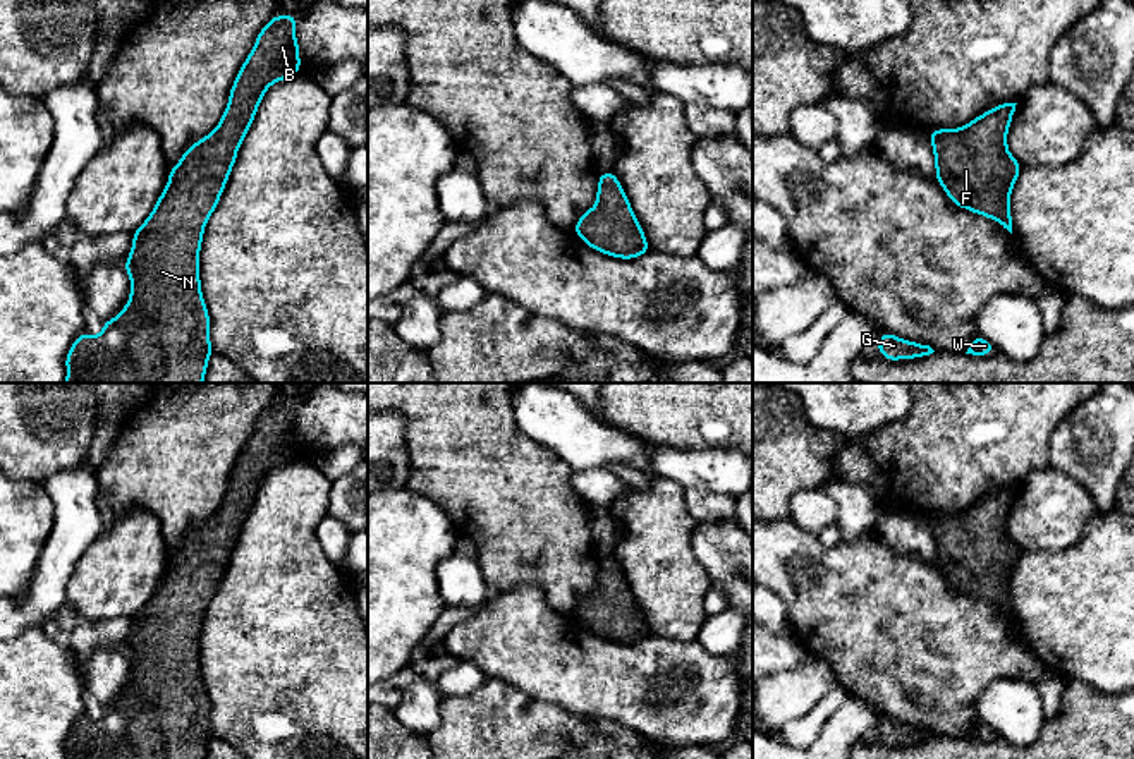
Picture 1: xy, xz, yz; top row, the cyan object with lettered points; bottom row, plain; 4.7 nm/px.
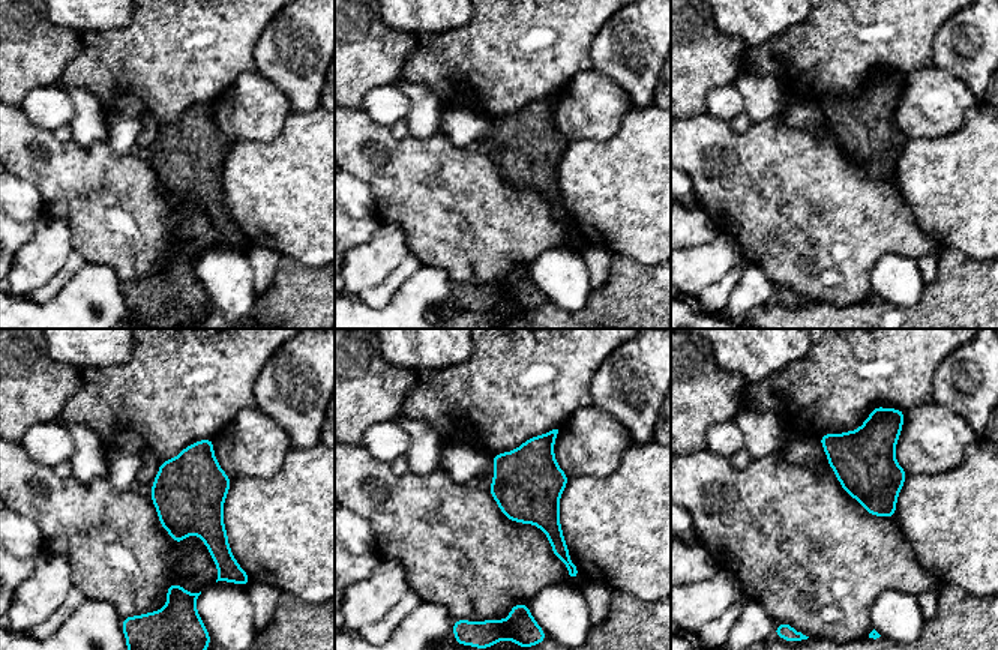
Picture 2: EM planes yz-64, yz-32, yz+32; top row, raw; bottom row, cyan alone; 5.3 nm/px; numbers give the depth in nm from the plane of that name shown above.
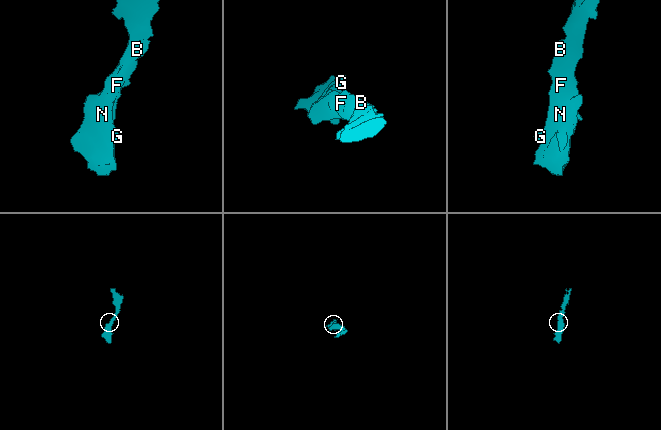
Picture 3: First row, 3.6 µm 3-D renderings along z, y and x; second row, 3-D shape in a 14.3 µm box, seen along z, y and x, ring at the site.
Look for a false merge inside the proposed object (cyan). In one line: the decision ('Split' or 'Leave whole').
Leave whole

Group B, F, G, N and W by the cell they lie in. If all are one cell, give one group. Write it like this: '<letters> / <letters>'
B F G N W

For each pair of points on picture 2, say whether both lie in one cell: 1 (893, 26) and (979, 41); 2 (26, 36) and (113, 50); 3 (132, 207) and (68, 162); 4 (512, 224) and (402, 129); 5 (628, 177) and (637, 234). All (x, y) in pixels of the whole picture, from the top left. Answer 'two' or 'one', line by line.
1: two
2: two
3: one
4: two
5: one

